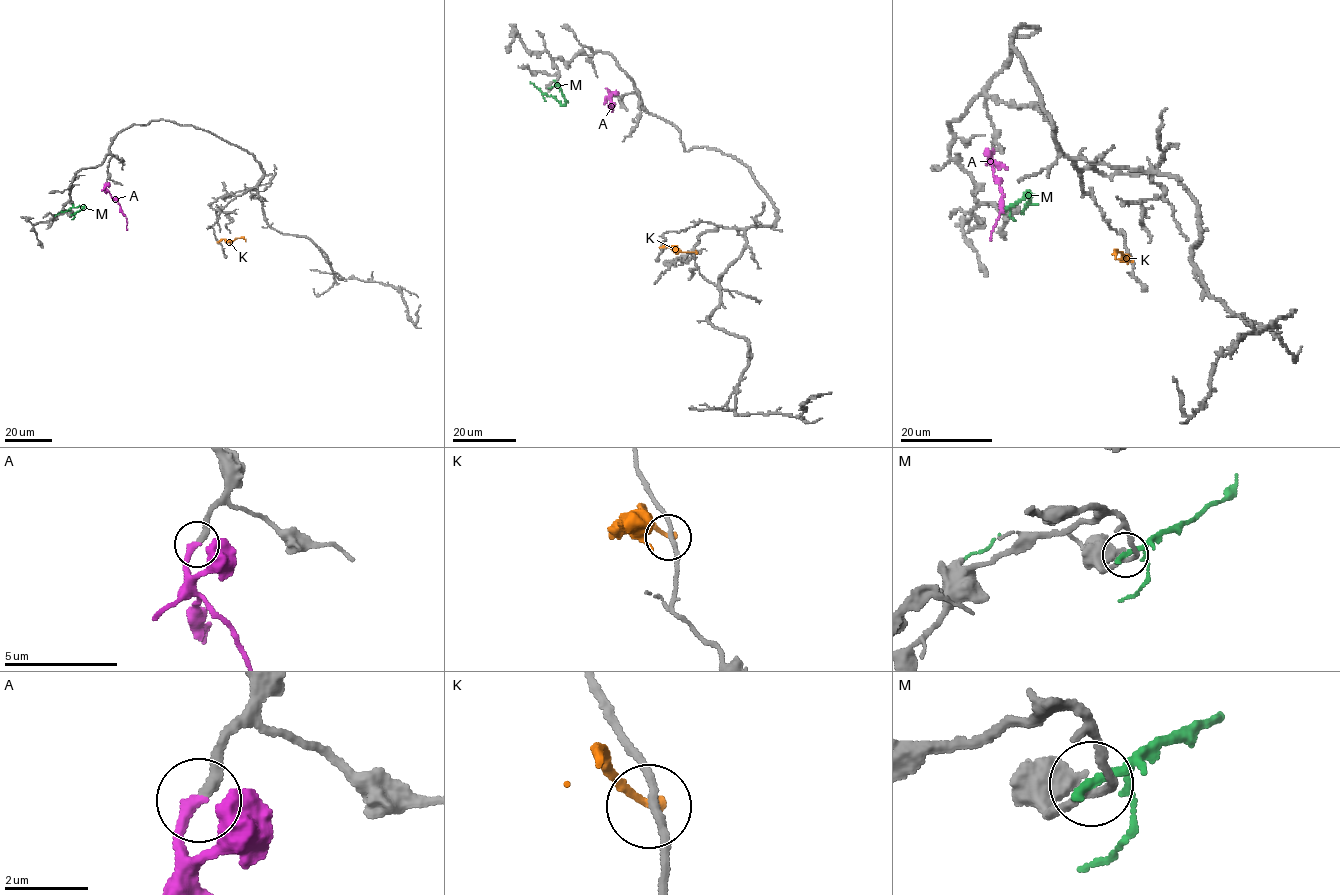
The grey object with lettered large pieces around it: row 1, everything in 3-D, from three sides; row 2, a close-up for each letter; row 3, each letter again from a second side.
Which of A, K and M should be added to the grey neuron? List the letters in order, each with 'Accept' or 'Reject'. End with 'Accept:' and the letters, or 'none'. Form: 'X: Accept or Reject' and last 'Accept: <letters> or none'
A: Accept
K: Reject
M: Reject
Accept: A

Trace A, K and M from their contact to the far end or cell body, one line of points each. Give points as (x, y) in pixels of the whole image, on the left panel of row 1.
A: (105, 183), (105, 188), (117, 200), (126, 218), (126, 230)
K: (218, 242), (238, 237), (246, 241)
M: (72, 215), (84, 207), (70, 208), (54, 215)

